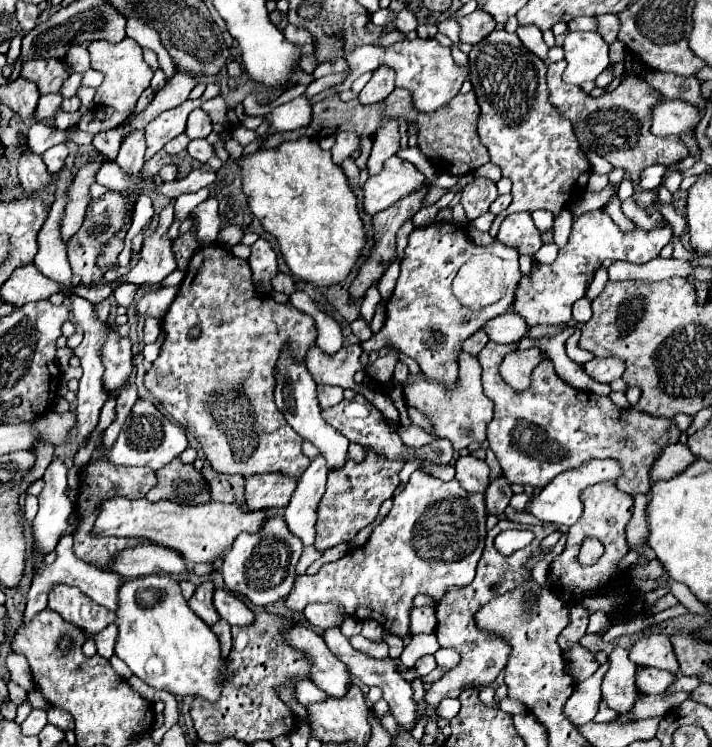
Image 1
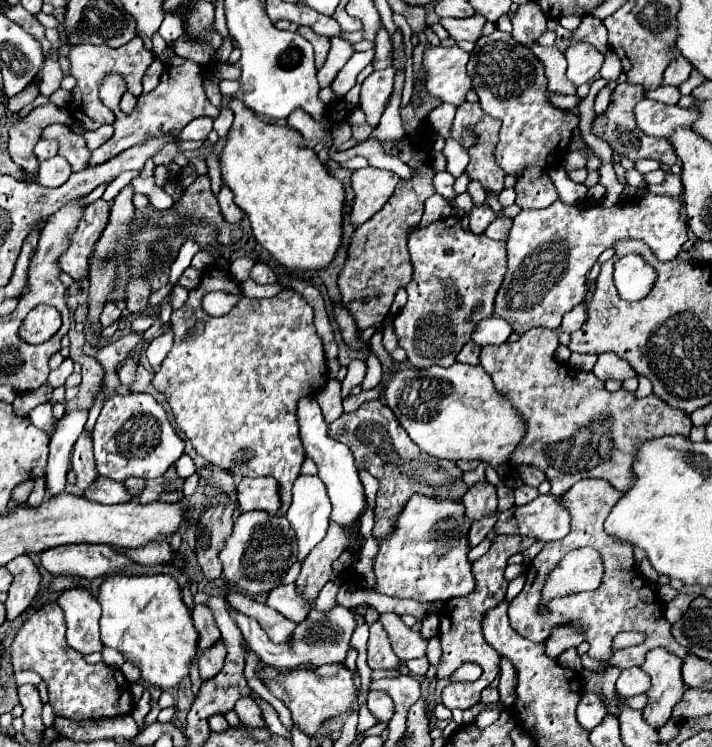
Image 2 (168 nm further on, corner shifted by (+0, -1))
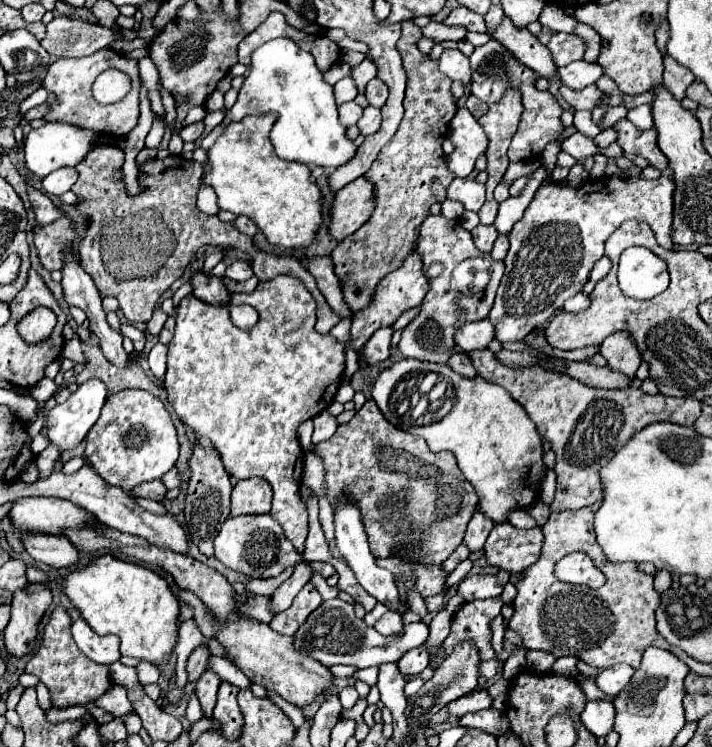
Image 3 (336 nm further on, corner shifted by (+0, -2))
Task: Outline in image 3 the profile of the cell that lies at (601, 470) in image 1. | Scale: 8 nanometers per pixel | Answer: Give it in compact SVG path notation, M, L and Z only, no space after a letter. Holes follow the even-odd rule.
M495 523L485 541L485 557L491 565L509 573L525 571L537 561L543 541L541 527L517 529L511 523Z

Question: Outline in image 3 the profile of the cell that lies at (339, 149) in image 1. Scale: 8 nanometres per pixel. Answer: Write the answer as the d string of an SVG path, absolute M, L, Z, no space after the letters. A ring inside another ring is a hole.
M365 107L363 117L357 121L361 135L373 135L381 125L381 111L375 107Z

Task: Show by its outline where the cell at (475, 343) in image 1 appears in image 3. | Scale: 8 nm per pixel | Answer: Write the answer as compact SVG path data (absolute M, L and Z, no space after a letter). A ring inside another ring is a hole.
M463 351L451 355L449 367L453 367L453 371L457 371L457 373L461 373L461 375L465 375L465 377L475 377L475 375L477 375L477 371L475 371L469 355L463 353Z

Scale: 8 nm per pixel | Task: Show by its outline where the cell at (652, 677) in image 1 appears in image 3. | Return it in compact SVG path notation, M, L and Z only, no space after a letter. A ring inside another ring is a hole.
M629 665L609 667L597 675L597 687L607 695L617 695L629 685L633 673L635 673L635 669Z

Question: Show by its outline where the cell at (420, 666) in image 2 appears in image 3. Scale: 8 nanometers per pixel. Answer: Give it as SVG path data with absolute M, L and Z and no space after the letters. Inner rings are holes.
M415 647L409 653L405 653L397 661L397 665L403 675L419 675L429 665L429 653L423 647Z

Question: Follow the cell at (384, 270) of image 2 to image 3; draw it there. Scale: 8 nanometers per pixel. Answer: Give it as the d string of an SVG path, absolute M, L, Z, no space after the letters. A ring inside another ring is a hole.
M411 19L403 21L401 29L403 29L403 35L401 35L401 41L397 43L397 47L399 47L399 51L403 55L403 67L407 71L405 117L403 117L397 133L393 135L393 139L381 149L381 153L377 155L377 159L373 161L369 171L365 173L365 177L375 183L375 199L377 199L377 203L375 203L371 219L359 231L355 231L353 235L345 237L331 253L331 259L335 263L335 273L337 273L337 277L341 281L341 287L343 287L343 297L345 297L347 305L353 309L353 313L369 307L371 301L373 301L377 283L385 275L389 275L391 271L401 267L405 263L405 259L415 251L419 225L429 215L429 207L433 203L445 201L445 189L453 181L453 173L447 169L445 157L443 157L443 149L441 149L441 143L447 139L447 133L449 133L449 121L457 113L457 105L455 105L455 99L451 95L449 79L437 69L437 61L425 57L417 49L419 39L423 37L421 29Z

